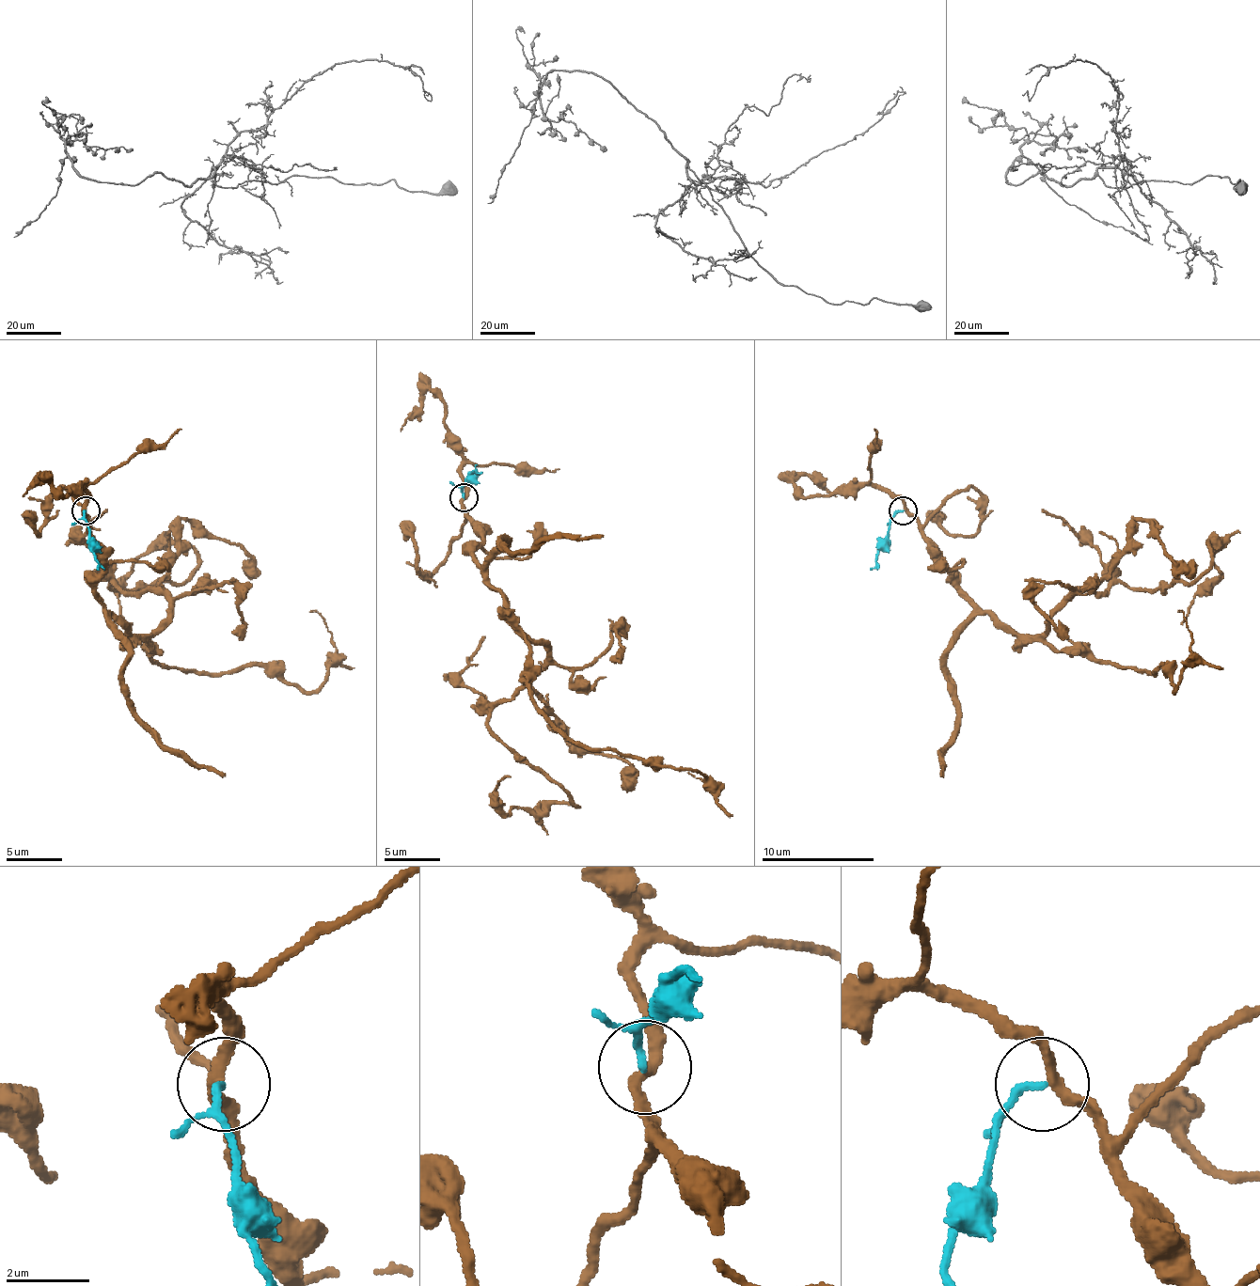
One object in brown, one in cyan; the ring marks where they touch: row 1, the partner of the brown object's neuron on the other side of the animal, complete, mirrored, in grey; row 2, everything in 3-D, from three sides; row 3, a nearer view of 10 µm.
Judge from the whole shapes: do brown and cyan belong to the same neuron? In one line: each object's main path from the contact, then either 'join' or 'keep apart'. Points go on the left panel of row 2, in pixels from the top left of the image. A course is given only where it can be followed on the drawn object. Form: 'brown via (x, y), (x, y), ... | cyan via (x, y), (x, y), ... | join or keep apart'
brown via (84, 511), (95, 595), (132, 635), (168, 601), (109, 587), (180, 584), (196, 553), (137, 561), (132, 623) | cyan via (86, 511), (84, 517), (89, 525), (89, 541), (98, 570) | keep apart

